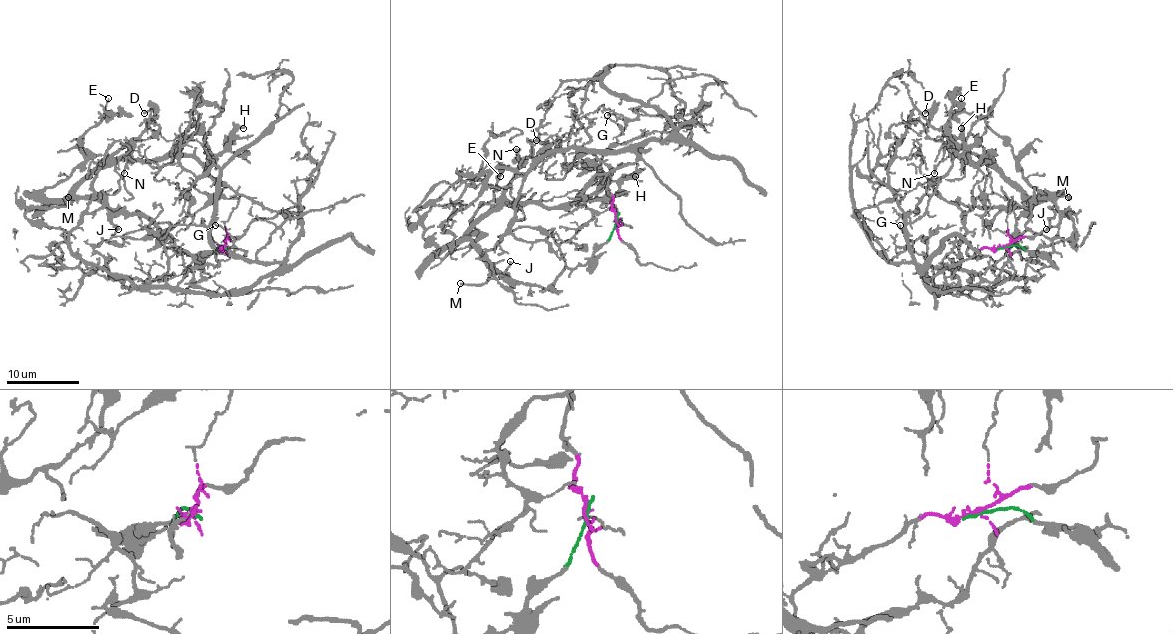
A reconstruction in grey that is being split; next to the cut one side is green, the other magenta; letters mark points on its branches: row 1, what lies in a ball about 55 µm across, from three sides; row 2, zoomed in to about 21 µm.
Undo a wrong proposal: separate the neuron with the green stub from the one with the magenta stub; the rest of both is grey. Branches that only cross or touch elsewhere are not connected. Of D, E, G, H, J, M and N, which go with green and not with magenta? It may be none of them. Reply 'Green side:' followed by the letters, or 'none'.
Green side: D, E, H, J, M, N

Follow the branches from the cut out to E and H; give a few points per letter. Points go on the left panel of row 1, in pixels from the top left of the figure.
E: (224, 246), (186, 255), (144, 217), (42, 193), (86, 159), (80, 139), (108, 99)
H: (224, 246), (186, 255), (144, 217), (115, 213), (75, 190), (119, 161), (208, 163), (244, 128)

